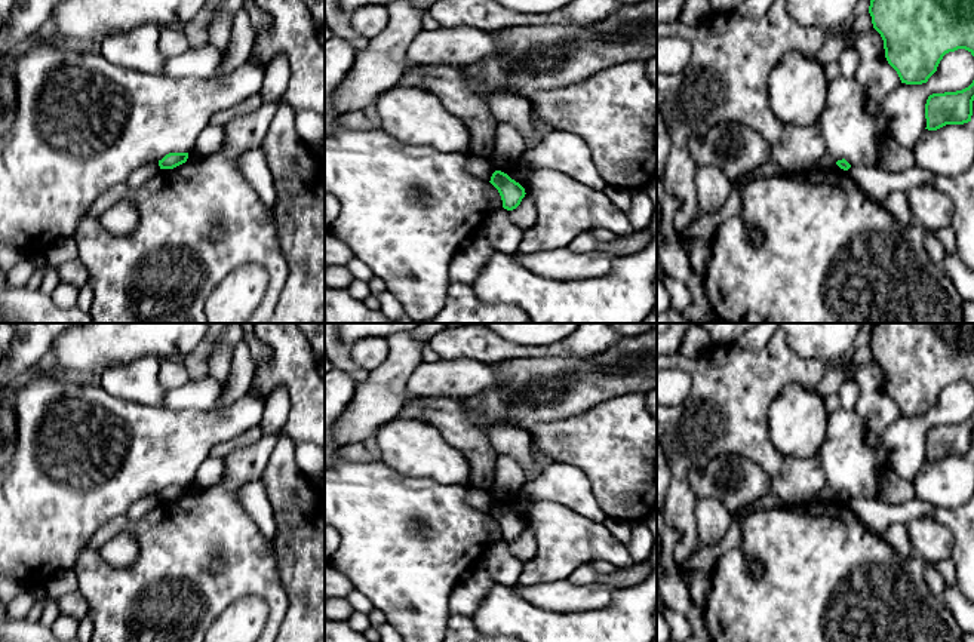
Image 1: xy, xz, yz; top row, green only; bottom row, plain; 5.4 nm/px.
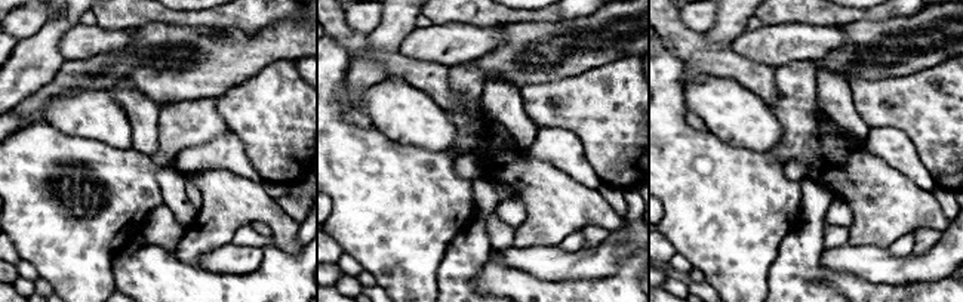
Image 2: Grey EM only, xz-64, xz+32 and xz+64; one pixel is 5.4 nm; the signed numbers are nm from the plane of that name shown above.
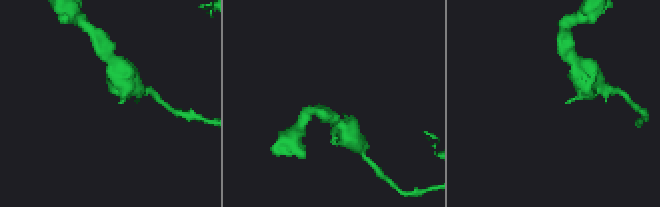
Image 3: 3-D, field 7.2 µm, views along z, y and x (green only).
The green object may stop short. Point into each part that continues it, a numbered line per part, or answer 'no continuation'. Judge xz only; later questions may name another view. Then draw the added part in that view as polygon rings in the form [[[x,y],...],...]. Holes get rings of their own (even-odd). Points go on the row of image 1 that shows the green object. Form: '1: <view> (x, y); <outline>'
no continuation

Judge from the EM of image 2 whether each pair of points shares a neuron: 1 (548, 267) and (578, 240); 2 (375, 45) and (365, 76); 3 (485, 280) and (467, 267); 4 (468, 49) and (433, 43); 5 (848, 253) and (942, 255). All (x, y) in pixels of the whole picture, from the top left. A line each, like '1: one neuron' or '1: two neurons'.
1: two neurons
2: one neuron
3: two neurons
4: one neuron
5: one neuron

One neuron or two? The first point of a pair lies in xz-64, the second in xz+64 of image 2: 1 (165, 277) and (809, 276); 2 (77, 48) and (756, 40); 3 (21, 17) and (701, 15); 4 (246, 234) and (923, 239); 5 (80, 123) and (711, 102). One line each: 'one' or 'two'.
1: two
2: one
3: one
4: two
5: one

